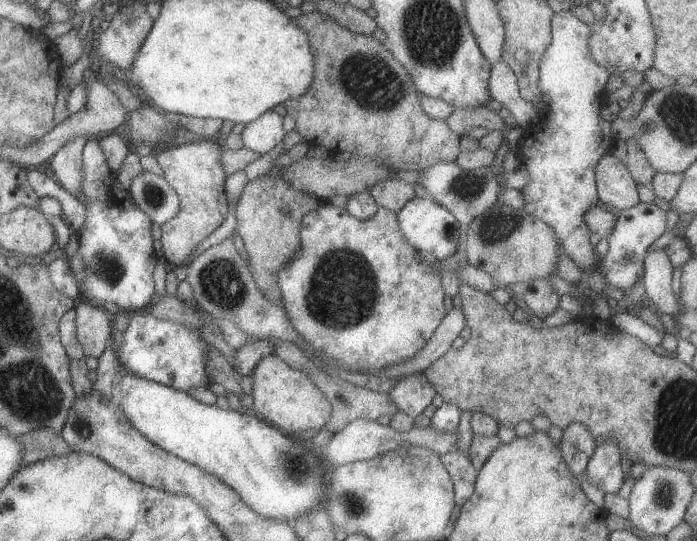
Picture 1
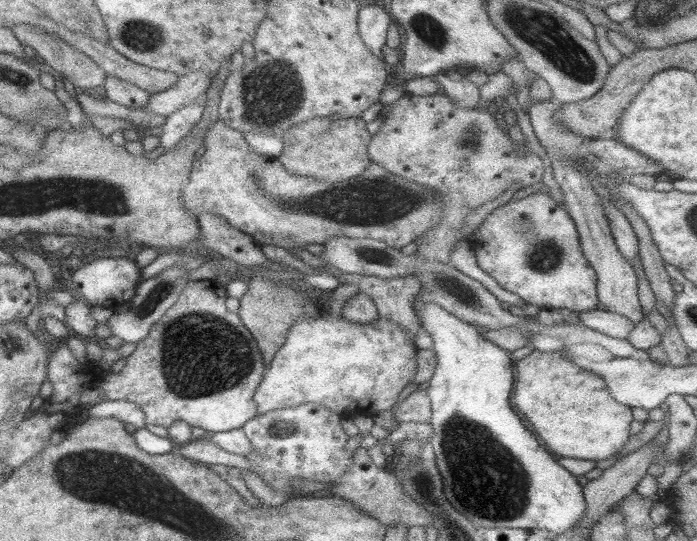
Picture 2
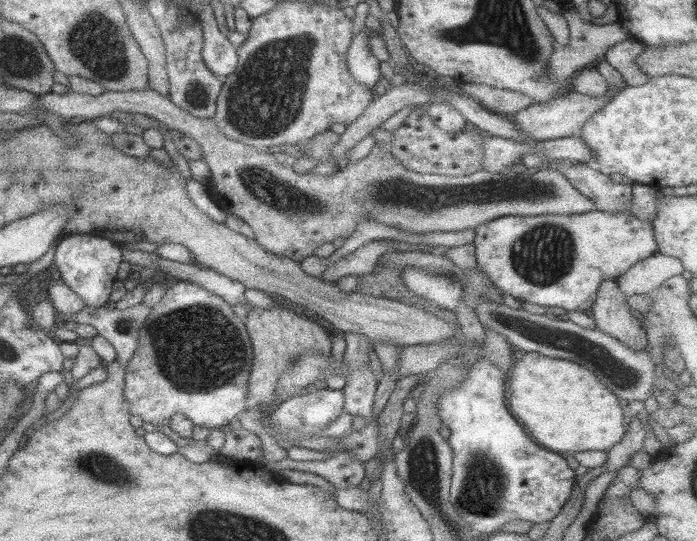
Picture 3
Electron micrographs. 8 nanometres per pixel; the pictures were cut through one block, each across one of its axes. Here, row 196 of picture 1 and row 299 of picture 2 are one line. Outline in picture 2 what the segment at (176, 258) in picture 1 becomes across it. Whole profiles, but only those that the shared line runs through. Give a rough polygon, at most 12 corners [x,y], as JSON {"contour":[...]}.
{"contour":[[217,280],[137,342],[105,400],[207,434],[257,416],[265,360]]}

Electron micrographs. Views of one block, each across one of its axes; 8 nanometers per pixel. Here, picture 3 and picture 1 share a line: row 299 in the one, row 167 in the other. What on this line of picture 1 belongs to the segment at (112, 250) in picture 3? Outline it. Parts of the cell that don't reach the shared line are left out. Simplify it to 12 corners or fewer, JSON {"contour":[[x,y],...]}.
{"contour":[[83,148],[79,300],[123,316],[155,294],[153,220]]}

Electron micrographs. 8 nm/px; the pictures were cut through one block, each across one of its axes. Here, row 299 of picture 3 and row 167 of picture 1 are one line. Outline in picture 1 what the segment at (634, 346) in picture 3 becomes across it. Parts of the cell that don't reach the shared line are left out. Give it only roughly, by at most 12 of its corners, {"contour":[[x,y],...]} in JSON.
{"contour":[[613,156],[599,160],[599,202],[621,212],[639,204],[635,178]]}

